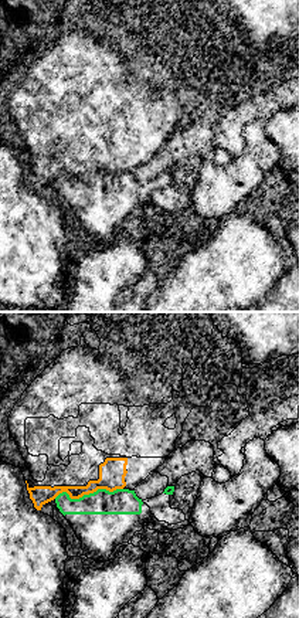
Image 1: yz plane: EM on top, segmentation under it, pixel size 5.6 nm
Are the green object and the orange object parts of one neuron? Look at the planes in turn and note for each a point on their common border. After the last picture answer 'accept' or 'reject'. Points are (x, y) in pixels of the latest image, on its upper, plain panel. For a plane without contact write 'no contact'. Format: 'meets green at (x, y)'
meets green at (89, 176)

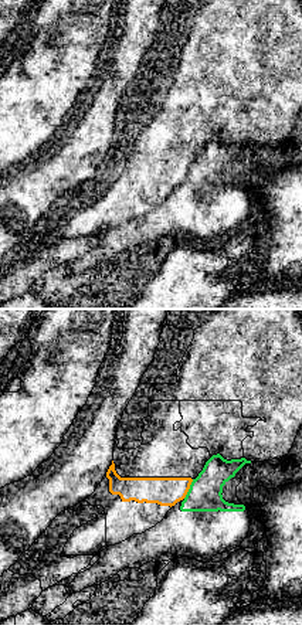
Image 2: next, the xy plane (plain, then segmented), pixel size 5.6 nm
meets green at (189, 172)

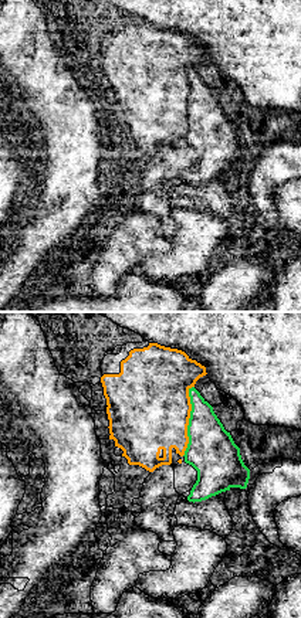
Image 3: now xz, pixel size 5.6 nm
meets green at (189, 104)

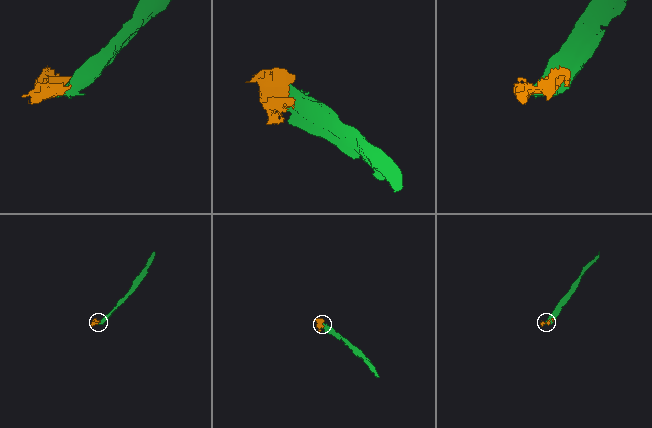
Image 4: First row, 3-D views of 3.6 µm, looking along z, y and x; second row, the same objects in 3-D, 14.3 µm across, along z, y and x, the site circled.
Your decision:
reject

